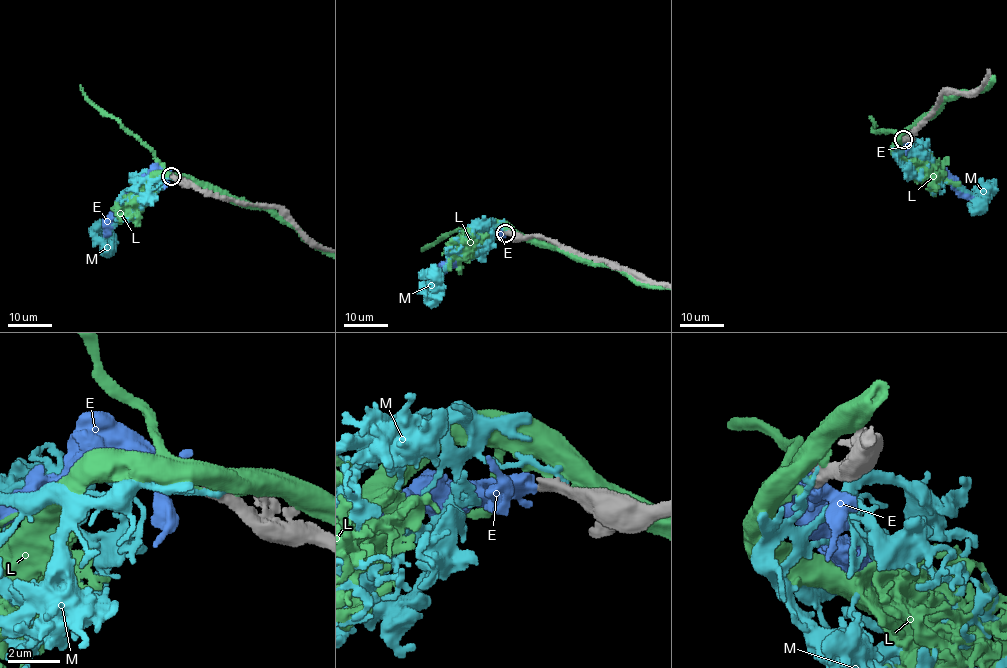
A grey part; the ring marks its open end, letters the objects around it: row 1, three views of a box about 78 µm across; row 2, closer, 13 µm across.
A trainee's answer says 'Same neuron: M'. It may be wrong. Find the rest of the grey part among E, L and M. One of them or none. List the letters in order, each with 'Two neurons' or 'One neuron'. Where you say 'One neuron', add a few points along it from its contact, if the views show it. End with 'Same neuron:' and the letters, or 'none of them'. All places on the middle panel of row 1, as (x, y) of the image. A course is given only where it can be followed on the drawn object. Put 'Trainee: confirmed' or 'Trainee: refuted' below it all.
E: One neuron
L: Two neurons
M: Two neurons
Same neuron: E
Trainee: refuted

